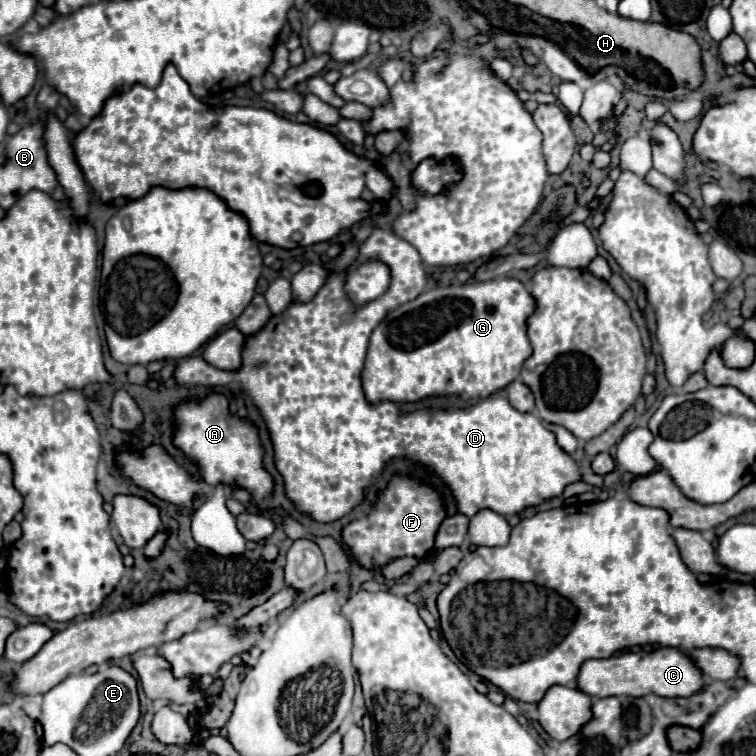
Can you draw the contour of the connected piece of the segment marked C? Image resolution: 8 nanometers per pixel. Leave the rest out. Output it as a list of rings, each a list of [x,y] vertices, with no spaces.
[[[656,648],[648,652],[626,652],[606,660],[586,660],[578,674],[578,688],[590,696],[646,696],[688,698],[704,688],[704,676],[696,662],[678,648]]]

